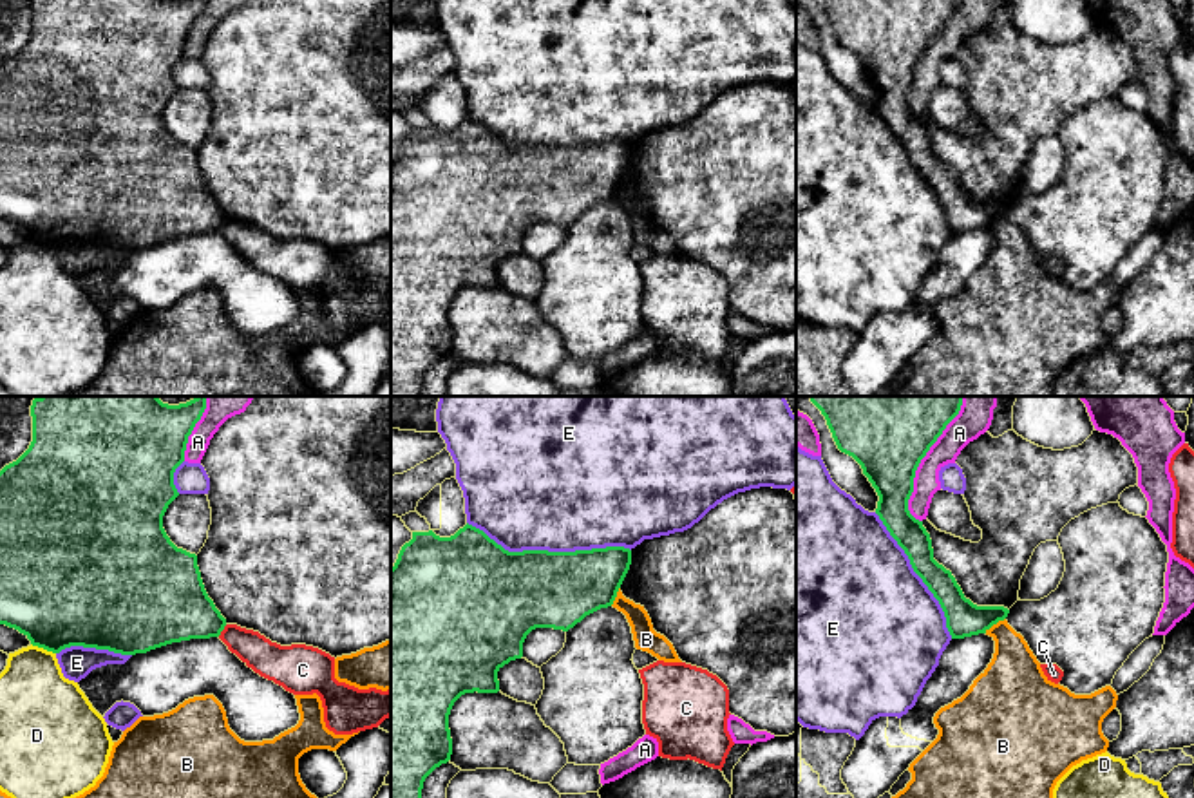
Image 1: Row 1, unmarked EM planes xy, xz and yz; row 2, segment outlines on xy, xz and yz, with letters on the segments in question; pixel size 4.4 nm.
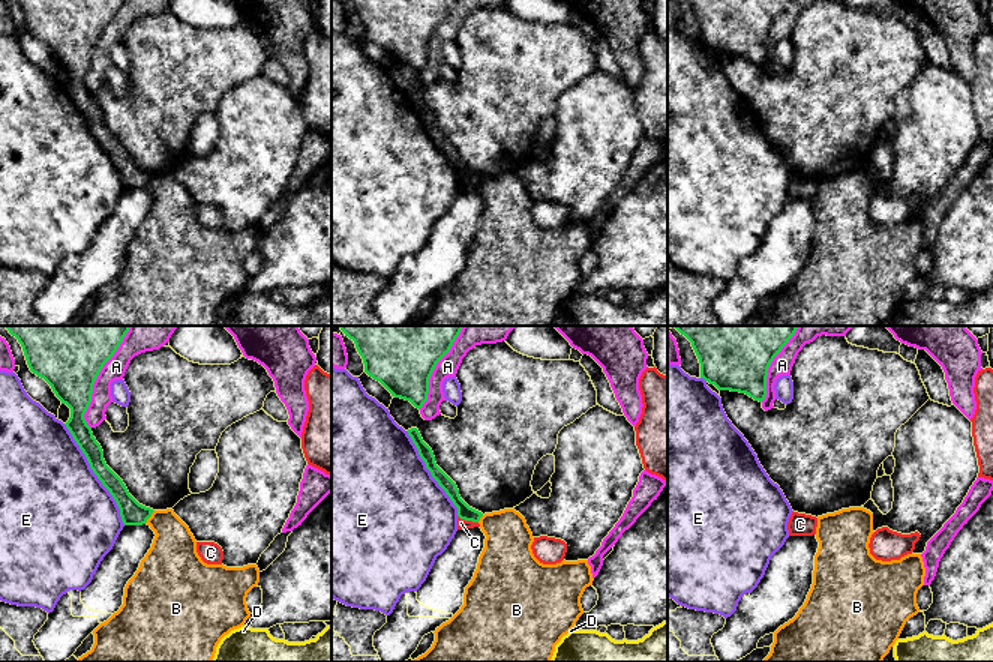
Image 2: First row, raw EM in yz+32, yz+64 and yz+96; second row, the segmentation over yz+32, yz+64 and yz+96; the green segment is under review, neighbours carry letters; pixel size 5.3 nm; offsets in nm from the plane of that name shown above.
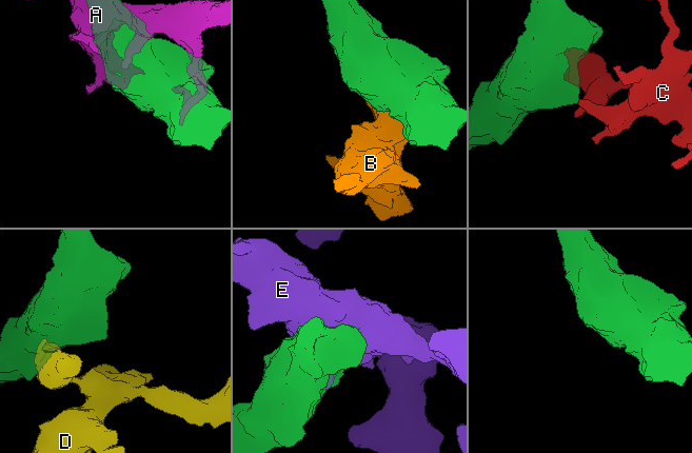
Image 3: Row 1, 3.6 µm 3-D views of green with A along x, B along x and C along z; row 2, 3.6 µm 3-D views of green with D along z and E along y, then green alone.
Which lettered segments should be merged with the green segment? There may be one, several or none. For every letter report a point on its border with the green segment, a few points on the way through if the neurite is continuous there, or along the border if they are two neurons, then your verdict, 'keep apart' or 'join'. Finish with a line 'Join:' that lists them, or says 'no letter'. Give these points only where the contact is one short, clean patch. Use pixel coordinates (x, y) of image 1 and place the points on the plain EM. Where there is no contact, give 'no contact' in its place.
A: meets green in yz at (919, 56); keep apart
B: meets green in yz at (994, 218); border along yz (1004, 212), (985, 227); keep apart
C: meets green in xy at (223, 223); border along xy (227, 219), (217, 230); keep apart
D: meets green in xy at (44, 243); keep apart
E: meets green in xz at (547, 145); keep apart
Join: no letter

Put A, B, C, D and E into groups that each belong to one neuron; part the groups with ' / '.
A / B / C / D / E

